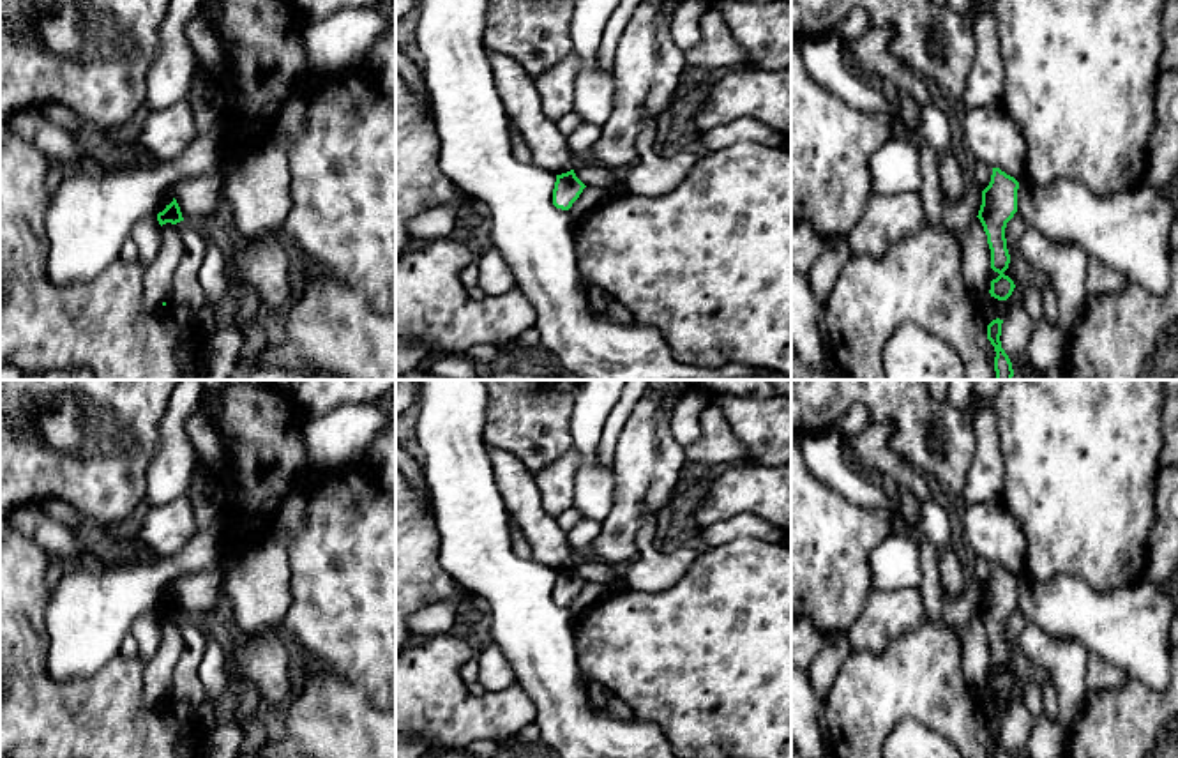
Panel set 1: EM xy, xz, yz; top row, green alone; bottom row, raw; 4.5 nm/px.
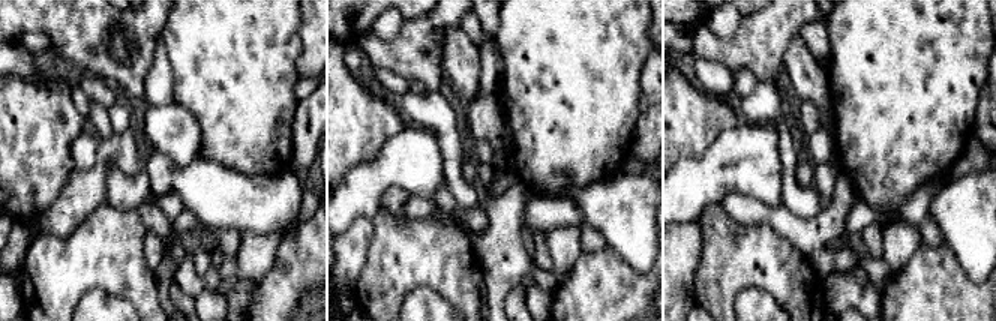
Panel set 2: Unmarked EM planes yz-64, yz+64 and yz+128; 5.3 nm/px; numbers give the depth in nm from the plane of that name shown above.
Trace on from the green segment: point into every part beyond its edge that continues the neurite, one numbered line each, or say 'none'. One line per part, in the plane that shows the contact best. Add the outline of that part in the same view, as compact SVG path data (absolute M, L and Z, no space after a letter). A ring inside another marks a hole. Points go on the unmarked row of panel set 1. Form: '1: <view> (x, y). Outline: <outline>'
none

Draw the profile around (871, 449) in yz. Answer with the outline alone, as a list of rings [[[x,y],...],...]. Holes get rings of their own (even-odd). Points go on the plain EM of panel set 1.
[[[881,422],[871,424],[860,435],[841,438],[844,449],[850,449],[857,463],[869,474],[892,477],[899,486],[906,486],[918,502],[931,500],[924,474],[890,447],[892,431],[894,428],[888,422]]]

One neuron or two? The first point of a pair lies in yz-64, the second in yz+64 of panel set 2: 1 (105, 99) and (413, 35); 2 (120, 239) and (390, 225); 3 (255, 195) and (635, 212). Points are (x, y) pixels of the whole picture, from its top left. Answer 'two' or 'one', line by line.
1: one
2: one
3: one

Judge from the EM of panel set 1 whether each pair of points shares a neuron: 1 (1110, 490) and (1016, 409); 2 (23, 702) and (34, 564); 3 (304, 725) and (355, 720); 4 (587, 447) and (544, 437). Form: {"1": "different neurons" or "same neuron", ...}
{"1": "same neuron", "2": "same neuron", "3": "same neuron", "4": "different neurons"}

